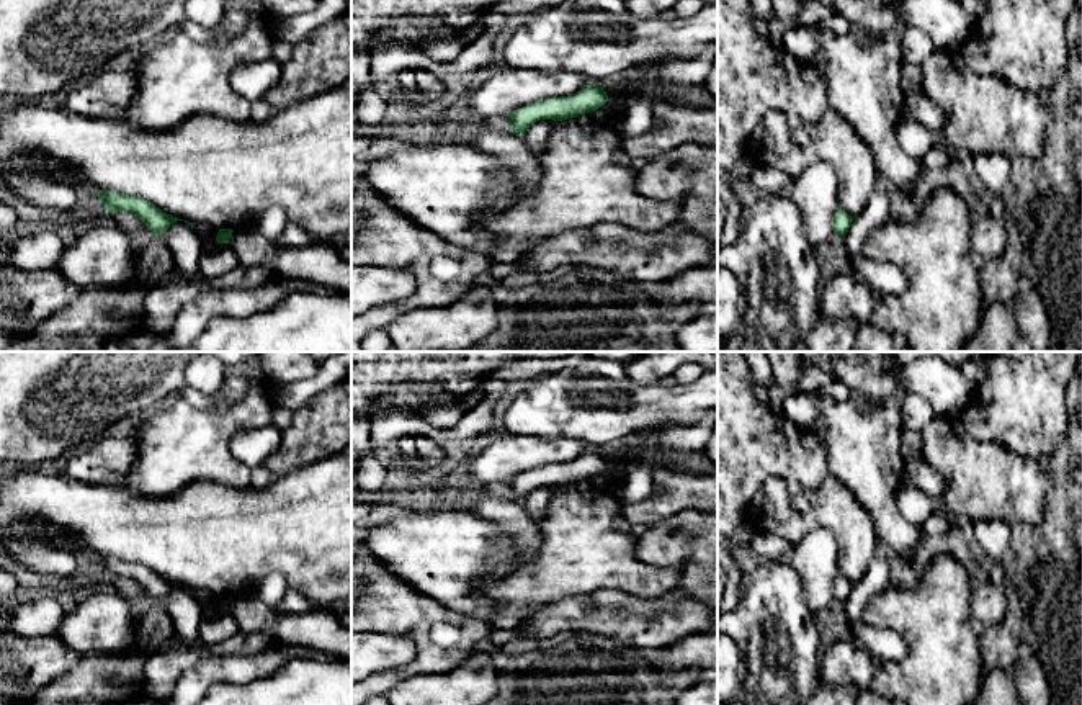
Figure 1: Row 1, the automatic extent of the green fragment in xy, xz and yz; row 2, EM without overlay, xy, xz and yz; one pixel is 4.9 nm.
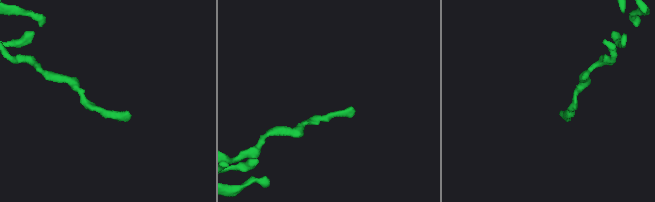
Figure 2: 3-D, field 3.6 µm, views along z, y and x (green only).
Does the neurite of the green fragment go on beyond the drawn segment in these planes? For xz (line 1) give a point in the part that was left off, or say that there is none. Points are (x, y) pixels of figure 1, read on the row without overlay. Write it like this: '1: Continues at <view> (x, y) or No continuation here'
1: No continuation here

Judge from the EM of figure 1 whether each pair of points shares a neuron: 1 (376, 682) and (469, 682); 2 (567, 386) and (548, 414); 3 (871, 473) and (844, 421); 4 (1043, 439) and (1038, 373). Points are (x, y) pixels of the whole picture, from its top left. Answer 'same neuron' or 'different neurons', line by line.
1: different neurons
2: same neuron
3: same neuron
4: same neuron

